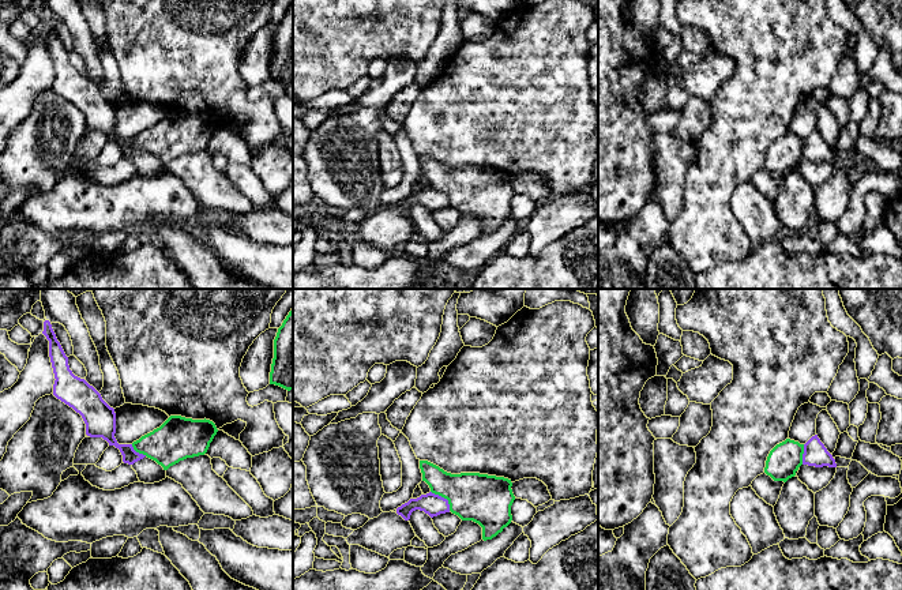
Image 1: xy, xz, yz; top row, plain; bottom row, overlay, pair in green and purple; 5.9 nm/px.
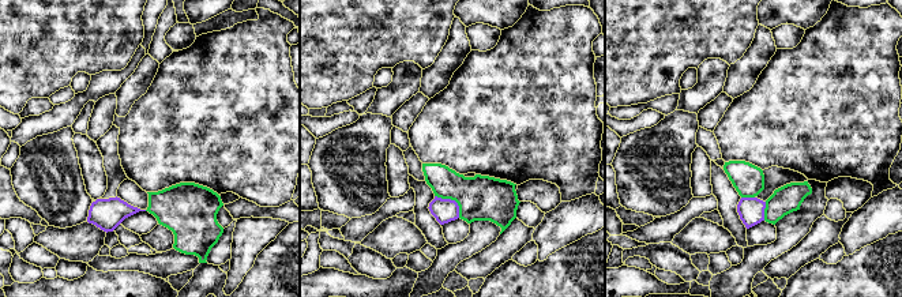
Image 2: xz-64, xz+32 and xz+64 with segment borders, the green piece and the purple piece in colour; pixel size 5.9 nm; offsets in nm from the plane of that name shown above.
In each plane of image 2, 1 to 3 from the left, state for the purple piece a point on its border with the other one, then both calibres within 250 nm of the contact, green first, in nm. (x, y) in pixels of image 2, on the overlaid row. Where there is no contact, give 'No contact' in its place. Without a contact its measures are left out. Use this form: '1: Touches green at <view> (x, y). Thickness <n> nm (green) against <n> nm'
1: No contact
2: Touches green at xz+32 (453, 199). Thickness 280 nm (green) against 140 nm
3: Touches green at xz+64 (765, 211). Thickness 160 nm (green) against 160 nm

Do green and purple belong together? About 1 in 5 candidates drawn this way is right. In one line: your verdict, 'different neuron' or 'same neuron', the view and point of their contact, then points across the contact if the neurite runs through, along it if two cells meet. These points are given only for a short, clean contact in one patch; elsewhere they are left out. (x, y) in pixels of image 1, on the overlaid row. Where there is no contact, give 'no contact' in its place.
different neuron; contact xz (444, 498); border xz (431, 491), (443, 496), (450, 510)

